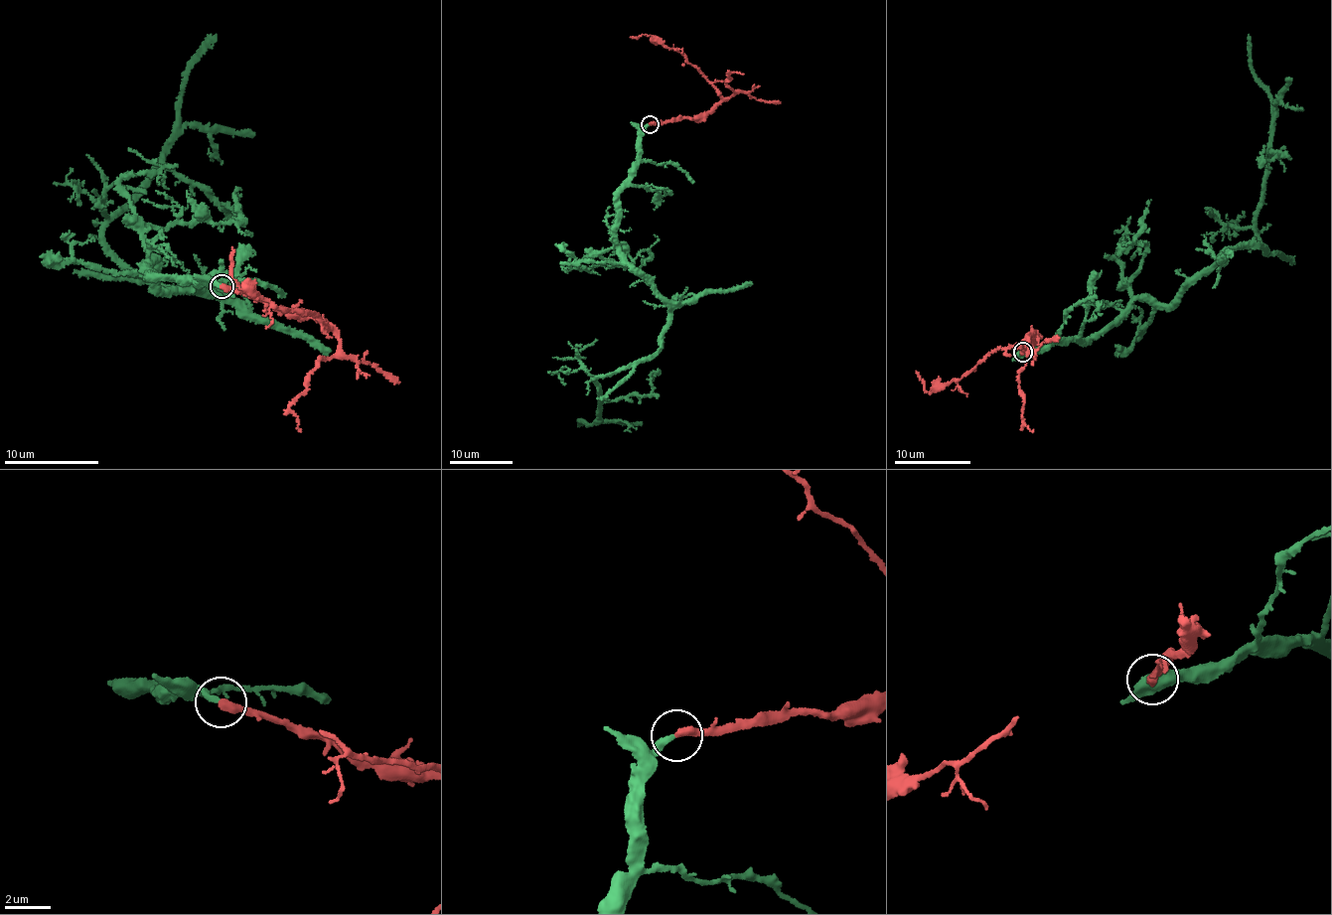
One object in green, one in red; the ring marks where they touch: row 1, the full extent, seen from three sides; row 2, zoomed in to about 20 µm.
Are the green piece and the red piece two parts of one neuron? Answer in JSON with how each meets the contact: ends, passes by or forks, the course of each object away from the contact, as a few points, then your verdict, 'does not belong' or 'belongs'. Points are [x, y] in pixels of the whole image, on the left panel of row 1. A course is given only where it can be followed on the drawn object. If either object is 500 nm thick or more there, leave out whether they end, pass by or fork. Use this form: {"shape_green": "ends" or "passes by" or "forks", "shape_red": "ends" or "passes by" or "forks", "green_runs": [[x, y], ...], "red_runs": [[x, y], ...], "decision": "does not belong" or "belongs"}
{"shape_green": "ends", "shape_red": "ends", "green_runs": [[222, 284], [156, 279], [159, 260], [160, 289], [216, 287], [148, 279], [103, 234], [216, 34]], "red_runs": [[222, 286], [331, 327], [239, 289], [231, 277], [232, 247]], "decision": "belongs"}

